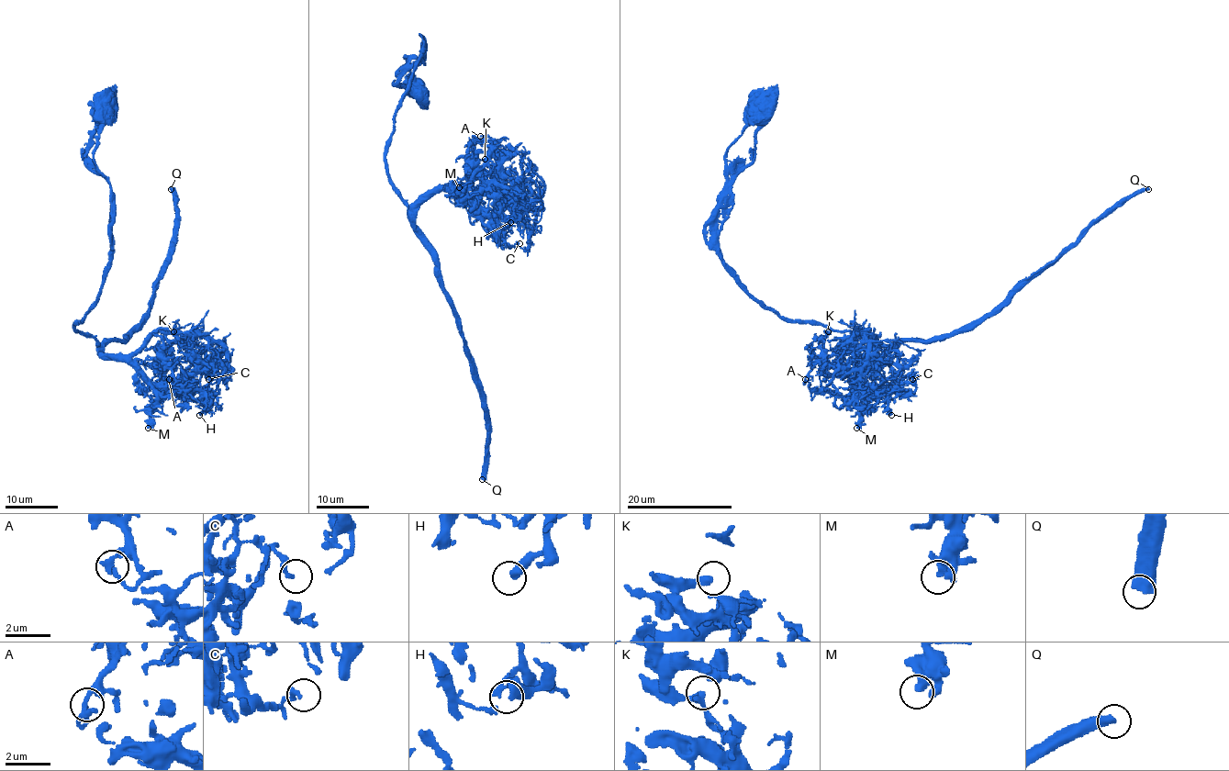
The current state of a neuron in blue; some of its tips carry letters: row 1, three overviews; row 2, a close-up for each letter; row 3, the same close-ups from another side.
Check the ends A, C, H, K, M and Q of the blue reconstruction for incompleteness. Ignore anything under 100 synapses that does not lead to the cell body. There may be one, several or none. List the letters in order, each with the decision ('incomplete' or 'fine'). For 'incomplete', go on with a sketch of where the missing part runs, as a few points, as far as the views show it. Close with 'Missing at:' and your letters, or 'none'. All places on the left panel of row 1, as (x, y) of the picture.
A: fine
C: fine
H: fine
K: fine
M: fine
Q: incomplete
Missing at: Q

